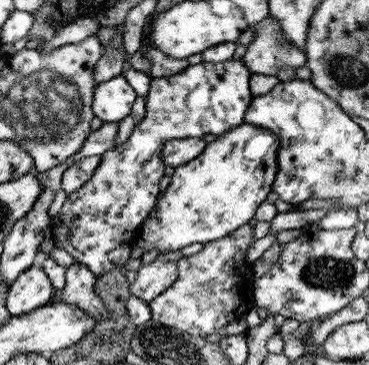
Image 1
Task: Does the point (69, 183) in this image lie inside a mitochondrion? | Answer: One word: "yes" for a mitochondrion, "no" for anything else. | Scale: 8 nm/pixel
no

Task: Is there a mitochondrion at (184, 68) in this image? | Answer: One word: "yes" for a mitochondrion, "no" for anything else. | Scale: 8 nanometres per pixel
no

